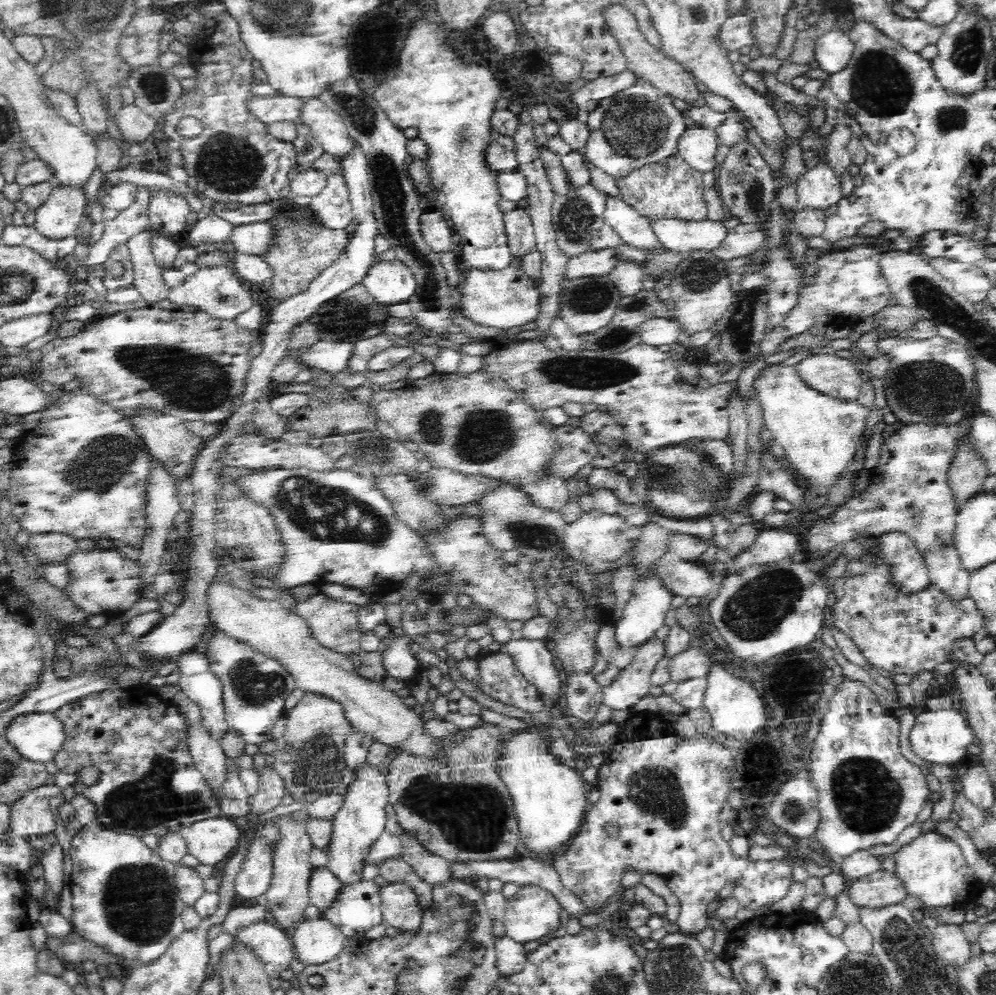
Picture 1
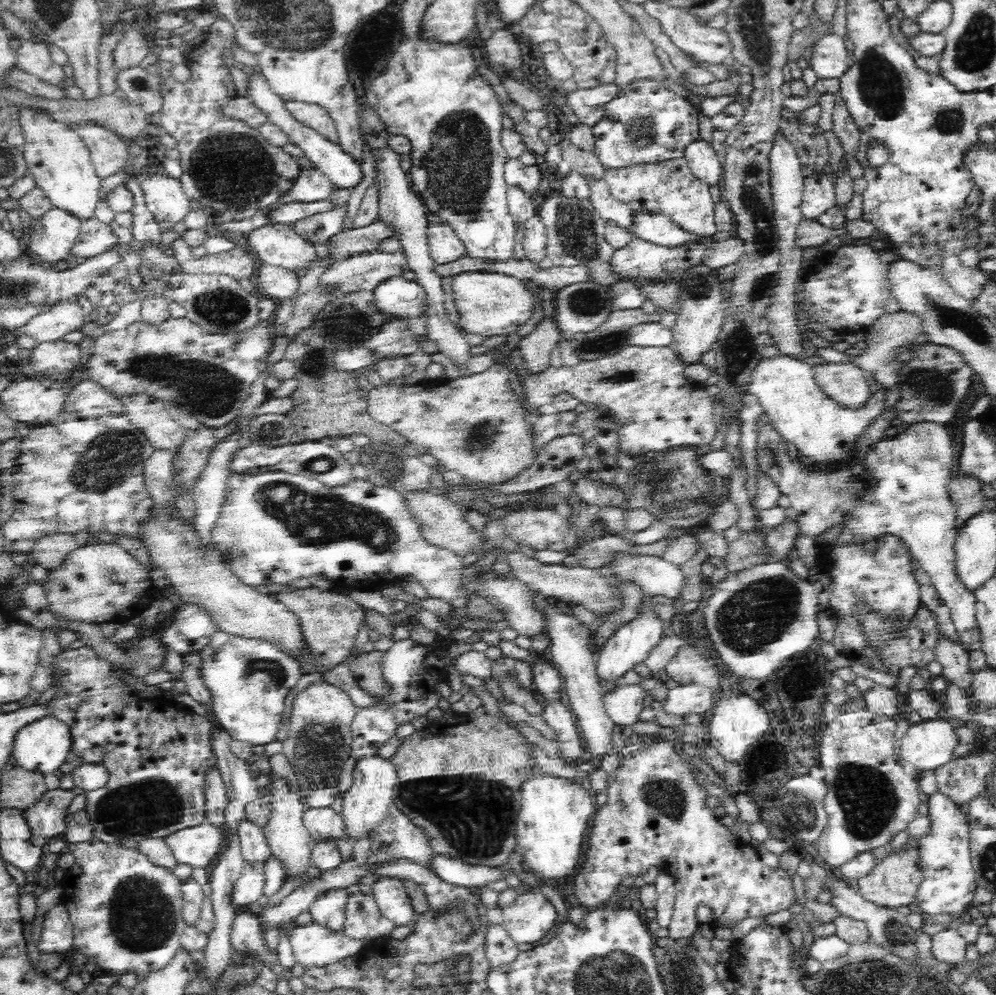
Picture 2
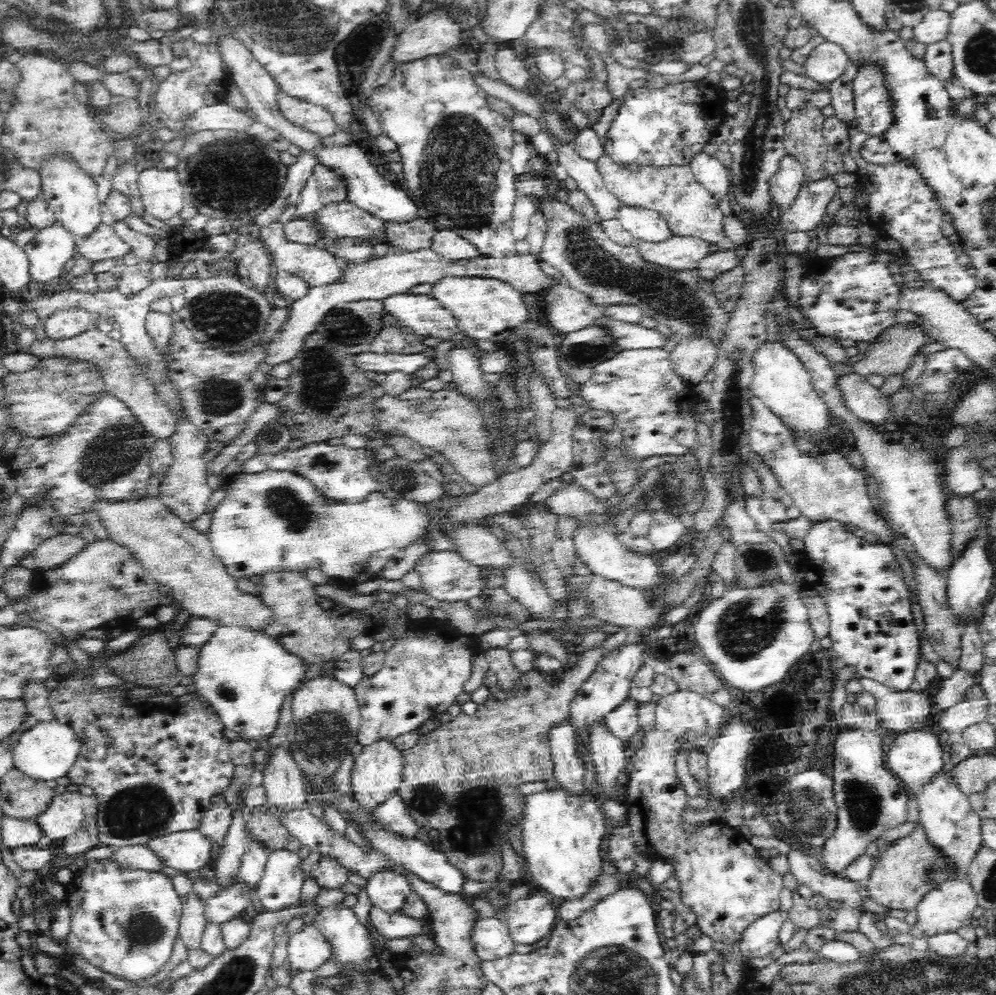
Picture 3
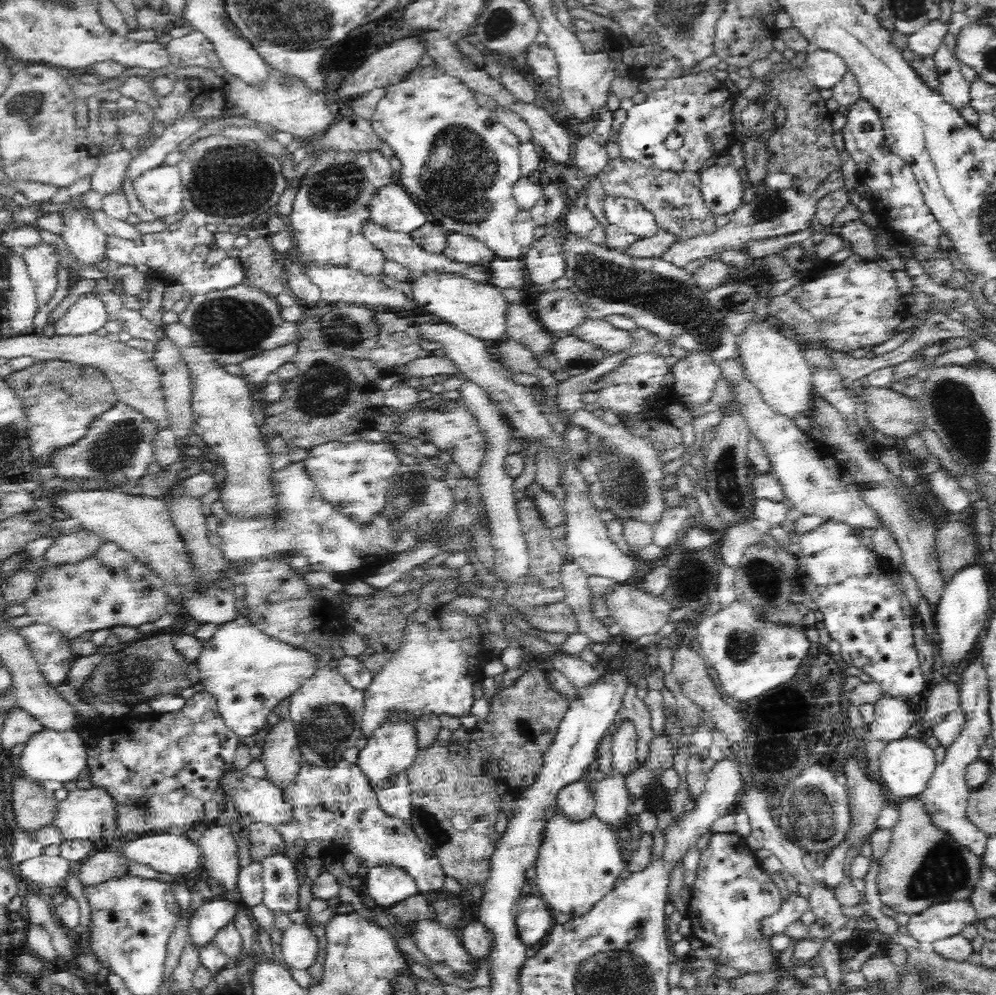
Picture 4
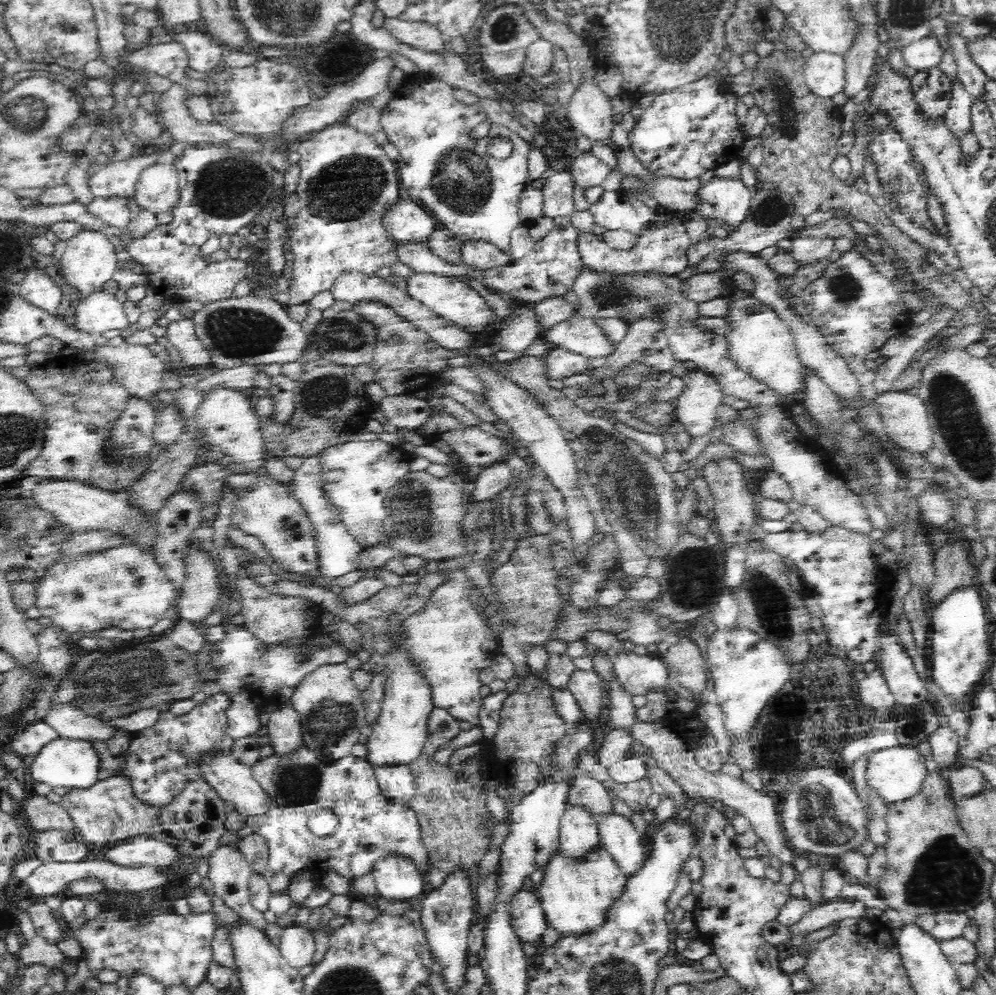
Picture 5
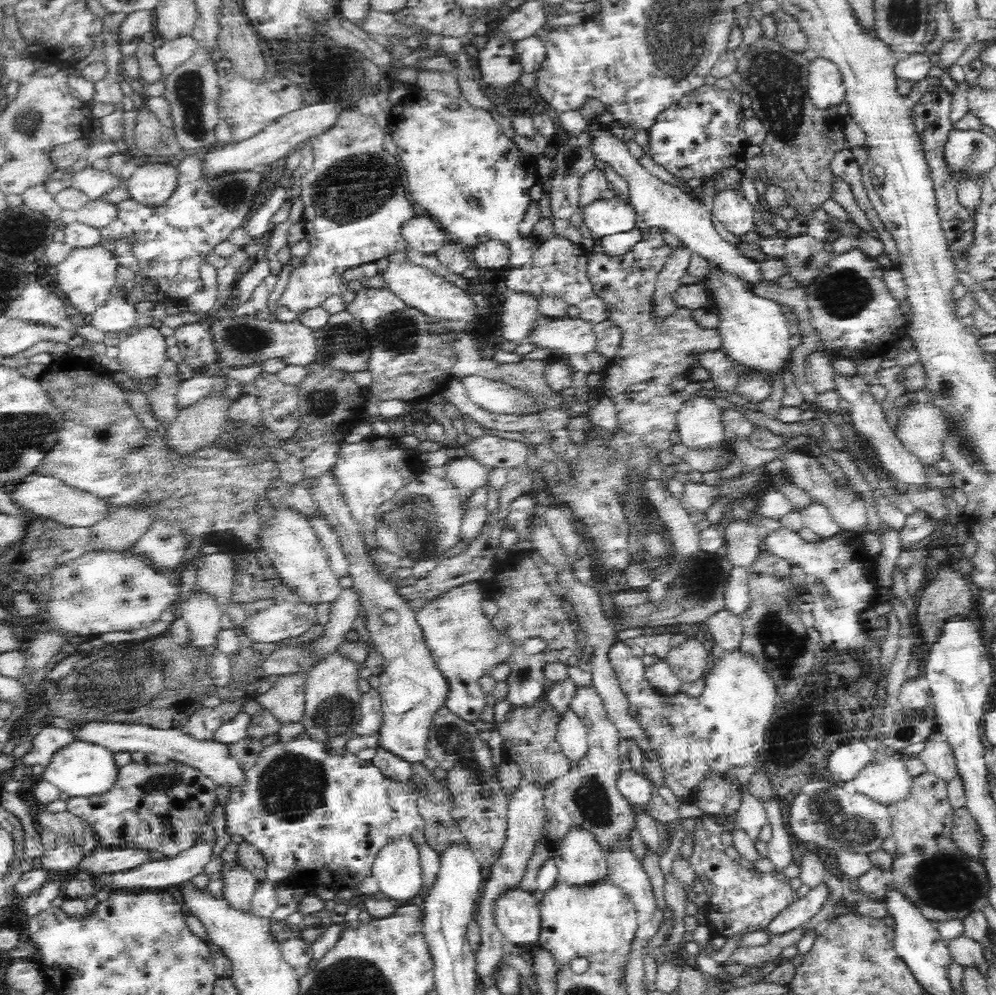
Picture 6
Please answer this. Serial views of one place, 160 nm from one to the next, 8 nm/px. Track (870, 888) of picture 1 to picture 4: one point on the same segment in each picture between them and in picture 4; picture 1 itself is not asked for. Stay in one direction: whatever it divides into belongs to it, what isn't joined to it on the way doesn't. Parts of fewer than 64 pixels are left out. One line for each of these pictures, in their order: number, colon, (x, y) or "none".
2: (894, 881)
3: (913, 866)
4: (924, 866)

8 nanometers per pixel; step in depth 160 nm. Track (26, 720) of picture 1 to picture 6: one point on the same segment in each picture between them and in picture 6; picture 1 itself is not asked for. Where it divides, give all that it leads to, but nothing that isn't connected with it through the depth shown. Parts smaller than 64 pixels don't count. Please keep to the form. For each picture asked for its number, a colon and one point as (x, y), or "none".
2: (42, 747)
3: (48, 750)
4: (50, 756)
5: (73, 764)
6: (82, 769)

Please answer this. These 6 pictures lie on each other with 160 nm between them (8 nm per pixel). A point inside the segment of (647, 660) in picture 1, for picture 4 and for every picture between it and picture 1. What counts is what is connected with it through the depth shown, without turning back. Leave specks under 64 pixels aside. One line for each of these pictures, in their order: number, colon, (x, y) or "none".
2: (623, 704)
3: (622, 723)
4: (624, 740)

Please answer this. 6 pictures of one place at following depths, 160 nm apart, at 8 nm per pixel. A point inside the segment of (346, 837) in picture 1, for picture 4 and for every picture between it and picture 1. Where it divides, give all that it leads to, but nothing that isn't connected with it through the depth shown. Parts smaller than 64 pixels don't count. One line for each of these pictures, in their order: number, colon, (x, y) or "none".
2: (366, 804)
3: (377, 773)
4: (392, 748)

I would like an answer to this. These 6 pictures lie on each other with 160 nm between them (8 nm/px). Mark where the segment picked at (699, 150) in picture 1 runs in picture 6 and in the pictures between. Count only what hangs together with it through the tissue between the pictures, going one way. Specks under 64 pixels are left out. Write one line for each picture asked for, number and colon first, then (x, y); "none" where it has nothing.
2: (702, 159)
3: (708, 170)
4: (722, 189)
5: (729, 200)
6: (732, 209)

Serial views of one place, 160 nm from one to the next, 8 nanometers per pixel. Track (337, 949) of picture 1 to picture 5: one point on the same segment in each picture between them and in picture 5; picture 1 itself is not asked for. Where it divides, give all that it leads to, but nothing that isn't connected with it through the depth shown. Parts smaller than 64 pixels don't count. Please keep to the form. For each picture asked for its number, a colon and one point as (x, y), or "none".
2: (313, 945)
3: (308, 949)
4: (299, 946)
5: (297, 945)

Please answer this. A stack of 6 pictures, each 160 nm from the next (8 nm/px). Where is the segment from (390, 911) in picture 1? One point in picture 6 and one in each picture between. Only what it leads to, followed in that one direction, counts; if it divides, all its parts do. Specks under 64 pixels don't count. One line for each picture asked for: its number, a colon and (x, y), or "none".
2: (390, 895)
3: (388, 889)
4: (388, 884)
5: (398, 878)
6: (397, 867)

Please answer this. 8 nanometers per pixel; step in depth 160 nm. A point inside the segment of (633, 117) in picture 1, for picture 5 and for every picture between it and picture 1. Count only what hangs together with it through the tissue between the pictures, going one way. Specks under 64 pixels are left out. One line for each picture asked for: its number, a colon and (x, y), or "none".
2: (648, 122)
3: (669, 126)
4: (698, 107)
5: (684, 133)

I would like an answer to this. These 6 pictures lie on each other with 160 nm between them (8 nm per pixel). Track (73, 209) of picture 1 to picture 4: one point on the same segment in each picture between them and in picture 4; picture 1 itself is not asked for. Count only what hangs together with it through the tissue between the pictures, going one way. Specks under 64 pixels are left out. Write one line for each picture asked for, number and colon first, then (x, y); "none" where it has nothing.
2: (50, 239)
3: (50, 248)
4: (42, 262)

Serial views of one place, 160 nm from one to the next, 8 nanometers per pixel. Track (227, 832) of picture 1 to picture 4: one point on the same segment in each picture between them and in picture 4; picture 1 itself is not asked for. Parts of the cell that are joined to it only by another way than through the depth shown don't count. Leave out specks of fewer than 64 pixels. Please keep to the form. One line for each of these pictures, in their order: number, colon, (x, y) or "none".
2: (196, 847)
3: (185, 852)
4: (170, 854)

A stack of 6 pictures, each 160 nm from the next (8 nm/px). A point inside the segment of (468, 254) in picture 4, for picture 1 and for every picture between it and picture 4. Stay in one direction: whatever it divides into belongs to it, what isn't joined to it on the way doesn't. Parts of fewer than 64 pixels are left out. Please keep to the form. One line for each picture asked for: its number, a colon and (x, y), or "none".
1: (435, 230)
2: (444, 245)
3: (449, 244)

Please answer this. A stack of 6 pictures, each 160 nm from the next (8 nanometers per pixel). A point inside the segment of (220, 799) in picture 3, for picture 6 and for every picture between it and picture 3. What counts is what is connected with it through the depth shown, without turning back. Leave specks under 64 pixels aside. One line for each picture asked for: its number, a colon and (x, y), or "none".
4: (219, 852)
5: (230, 872)
6: (239, 885)

